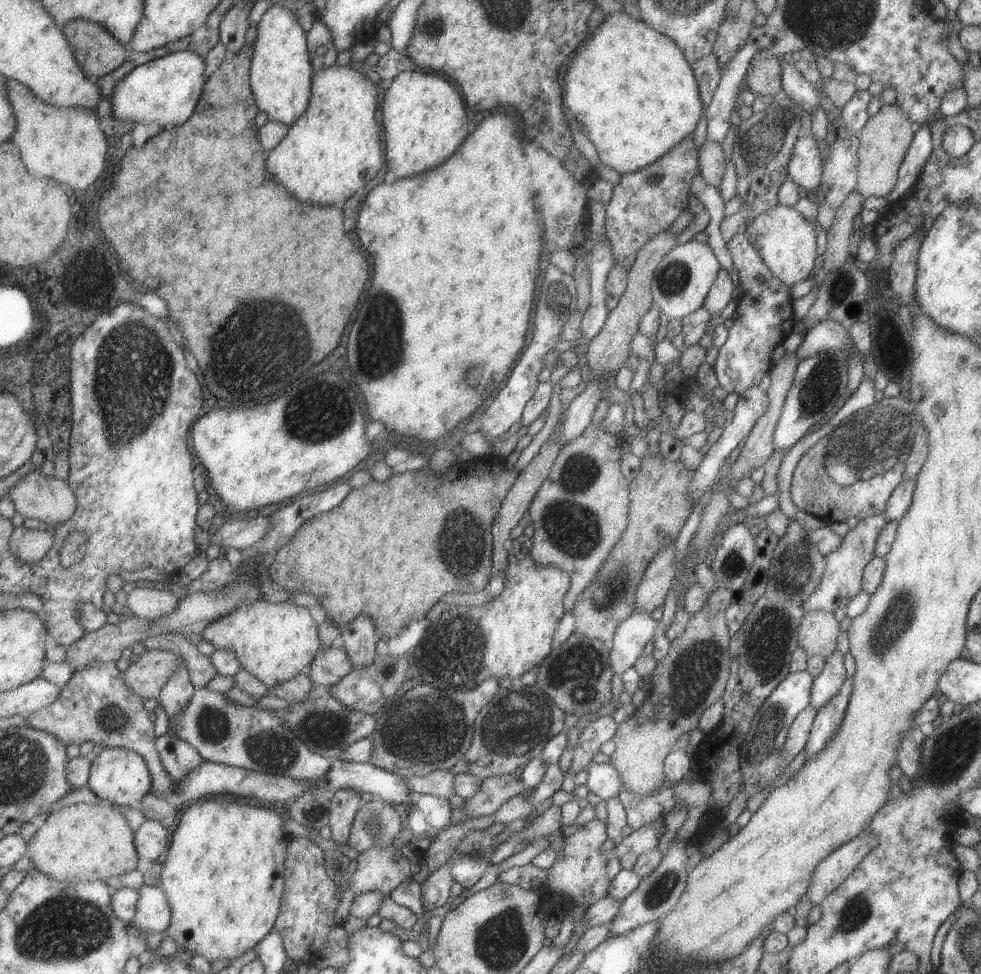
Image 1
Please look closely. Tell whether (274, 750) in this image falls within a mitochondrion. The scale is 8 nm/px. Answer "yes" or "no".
yes

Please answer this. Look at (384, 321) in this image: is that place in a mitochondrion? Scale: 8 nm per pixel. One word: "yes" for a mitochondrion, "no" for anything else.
yes

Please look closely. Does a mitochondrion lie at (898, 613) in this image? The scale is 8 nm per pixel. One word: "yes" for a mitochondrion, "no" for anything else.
yes

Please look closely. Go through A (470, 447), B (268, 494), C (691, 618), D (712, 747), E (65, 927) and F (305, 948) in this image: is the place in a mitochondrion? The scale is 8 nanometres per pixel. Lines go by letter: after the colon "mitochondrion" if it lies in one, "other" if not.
A: other
B: other
C: other
D: other
E: mitochondrion
F: other

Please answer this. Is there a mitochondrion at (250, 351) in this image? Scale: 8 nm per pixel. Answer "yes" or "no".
yes

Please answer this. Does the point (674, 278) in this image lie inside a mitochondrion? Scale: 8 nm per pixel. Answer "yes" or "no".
yes

